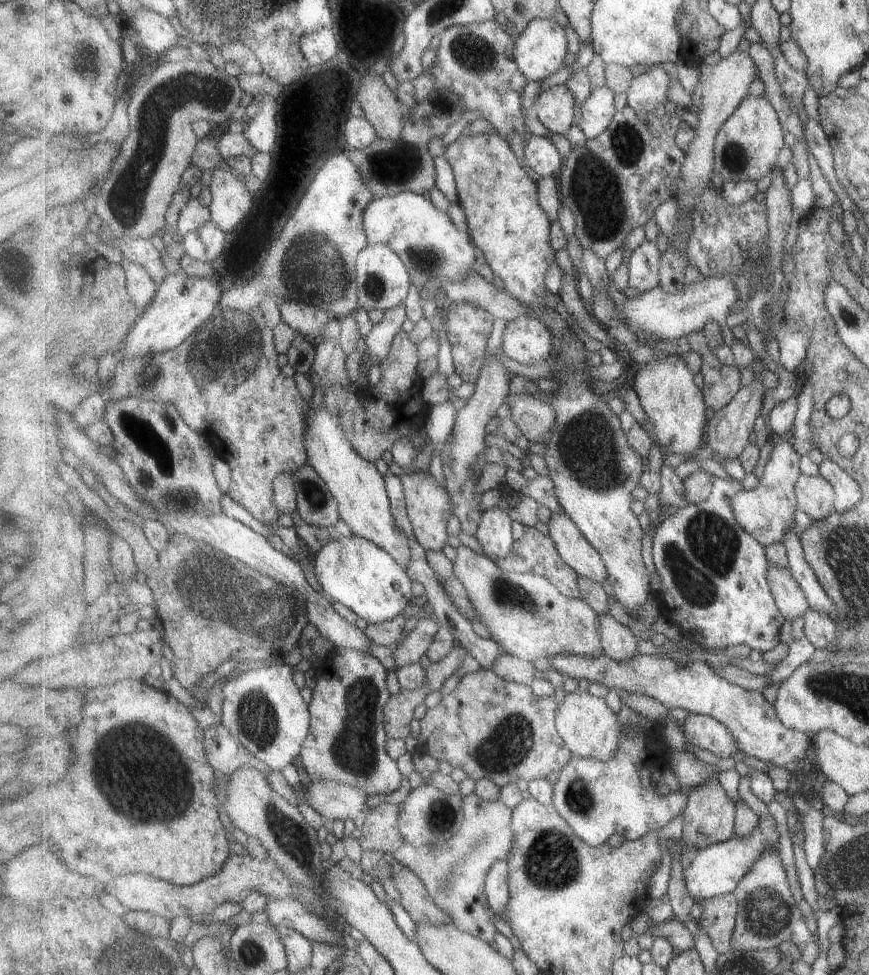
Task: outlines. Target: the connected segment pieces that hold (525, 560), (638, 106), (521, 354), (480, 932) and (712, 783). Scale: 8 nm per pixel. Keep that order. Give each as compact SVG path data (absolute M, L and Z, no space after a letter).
M525 526L525 534L516 541L512 553L504 561L496 562L503 570L515 573L532 573L547 578L554 586L560 588L560 592L568 598L579 599L581 597L580 575L560 556L556 543L550 535L541 534L537 528Z
M662 65L652 67L649 72L635 77L626 93L628 106L637 111L655 111L669 100L667 94L673 82L672 77Z
M533 316L508 322L502 339L504 355L527 366L541 364L556 347L550 328Z
M471 793L464 797L464 820L461 829L437 850L419 849L406 843L393 852L406 868L424 880L427 891L439 906L453 916L453 923L460 930L493 944L499 934L491 916L485 878L495 862L508 860L515 845L515 834L511 829L514 808L508 808L500 800L481 799Z
M708 780L699 788L693 788L688 793L688 804L683 812L682 835L680 842L687 846L690 856L701 849L721 844L736 837L736 802L729 798L719 780Z

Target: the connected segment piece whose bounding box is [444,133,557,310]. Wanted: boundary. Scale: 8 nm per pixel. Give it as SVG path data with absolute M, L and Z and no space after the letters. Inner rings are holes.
M497 133L460 136L451 143L444 158L451 165L458 201L466 214L467 228L476 247L484 254L485 264L491 270L500 286L519 302L533 306L534 310L545 310L547 307L547 286L545 276L556 262L557 251L551 246L551 224L549 216L541 210L539 187L529 178L519 158L513 153L509 142Z

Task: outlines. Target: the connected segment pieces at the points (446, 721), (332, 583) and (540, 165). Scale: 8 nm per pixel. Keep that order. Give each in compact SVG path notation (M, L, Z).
M481 668L479 671L466 674L460 679L460 683L449 695L443 696L437 706L427 710L424 718L420 720L420 733L417 737L417 747L423 746L423 752L427 752L427 755L433 757L438 761L446 761L452 768L462 769L467 777L474 781L485 778L491 780L494 784L503 785L509 784L509 782L516 783L518 785L526 785L531 783L531 780L543 779L549 776L553 771L561 771L569 764L573 758L572 751L565 744L565 740L559 735L557 731L557 714L560 712L560 702L557 702L555 696L541 698L534 694L533 688L530 684L520 684L517 682L509 681L508 679L497 676L493 670Z
M357 535L341 540L331 540L321 552L312 557L316 581L333 602L347 606L357 617L368 624L398 618L414 598L411 594L413 580L408 570L401 566L381 547Z
M531 135L526 139L524 154L527 165L539 178L556 177L562 172L564 161L559 148L543 136Z

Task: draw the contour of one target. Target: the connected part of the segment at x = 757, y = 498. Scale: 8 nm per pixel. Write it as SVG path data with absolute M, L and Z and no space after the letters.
M775 440L764 473L759 476L758 486L753 490L739 492L733 498L733 513L737 520L757 542L766 548L777 542L785 542L788 530L797 529L794 514L799 510L796 483L802 474L800 463L801 457L795 451L794 444Z

